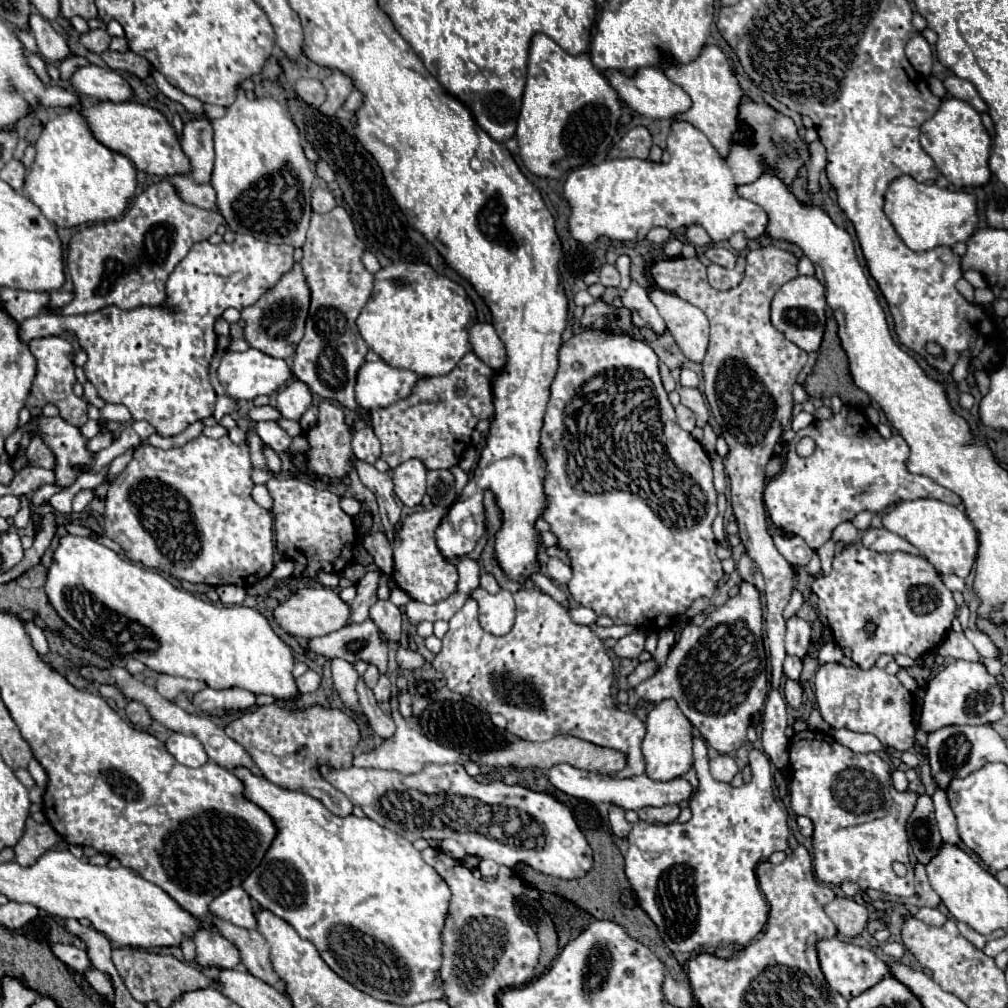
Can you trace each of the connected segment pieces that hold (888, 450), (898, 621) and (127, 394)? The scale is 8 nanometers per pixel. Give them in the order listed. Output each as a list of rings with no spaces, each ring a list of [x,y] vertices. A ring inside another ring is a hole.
[[[845,405],[831,419],[813,421],[809,427],[797,431],[791,443],[797,443],[801,437],[811,437],[817,443],[817,451],[805,459],[795,451],[789,451],[783,471],[767,483],[763,503],[769,519],[777,527],[803,537],[811,549],[819,549],[839,523],[851,521],[865,509],[879,513],[891,503],[921,497],[939,499],[951,505],[961,503],[955,493],[929,477],[911,475],[905,465],[909,457],[905,439],[897,433],[891,439],[881,439],[865,415],[851,405]]]
[[[851,543],[847,545],[835,559],[833,559],[833,569],[829,575],[819,575],[813,581],[813,593],[819,597],[817,607],[819,613],[829,619],[829,627],[833,631],[833,637],[839,647],[851,649],[851,659],[861,667],[861,669],[871,669],[877,661],[879,655],[883,653],[903,653],[911,659],[919,659],[927,651],[935,649],[945,633],[951,629],[951,621],[955,619],[955,599],[953,593],[943,585],[939,573],[933,569],[933,565],[923,559],[923,557],[913,557],[907,553],[877,553],[867,549],[861,543]],[[867,621],[877,623],[877,631],[873,637],[865,633],[865,623]]]
[[[235,235],[231,243],[211,245],[201,241],[185,255],[185,259],[175,267],[167,279],[167,307],[141,307],[133,311],[123,311],[113,307],[99,309],[87,315],[53,315],[43,313],[31,319],[25,319],[19,327],[21,341],[29,343],[35,337],[57,335],[57,331],[73,331],[79,337],[79,345],[87,353],[87,363],[83,367],[87,379],[95,385],[99,397],[107,403],[125,405],[133,419],[147,421],[155,427],[161,437],[173,437],[183,433],[191,423],[207,419],[215,409],[215,391],[209,383],[209,365],[217,349],[215,321],[223,315],[225,309],[245,309],[253,305],[261,295],[265,295],[275,283],[293,267],[293,247],[291,245],[273,245],[259,241],[251,235]]]

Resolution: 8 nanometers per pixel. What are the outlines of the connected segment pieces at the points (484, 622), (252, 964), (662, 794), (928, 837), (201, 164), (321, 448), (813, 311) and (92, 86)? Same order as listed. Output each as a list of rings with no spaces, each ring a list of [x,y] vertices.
[[[475,589],[473,599],[479,603],[479,621],[481,627],[493,635],[505,635],[513,627],[515,603],[509,591],[499,591],[497,595],[489,595],[485,589]]]
[[[209,917],[211,921],[215,921],[215,925],[221,929],[221,933],[231,939],[239,953],[241,953],[241,963],[247,967],[247,971],[255,977],[259,977],[261,981],[273,985],[277,991],[281,991],[283,995],[287,995],[287,987],[285,983],[277,977],[277,973],[273,971],[271,965],[271,951],[267,941],[261,937],[259,931],[249,931],[249,929],[241,929],[235,925],[229,925],[217,917]]]
[[[555,765],[553,769],[549,769],[549,781],[563,793],[579,797],[579,799],[587,799],[593,803],[615,803],[623,809],[641,809],[641,807],[661,807],[661,805],[671,805],[671,803],[683,803],[693,795],[693,787],[687,779],[683,777],[675,777],[671,781],[655,781],[649,779],[647,775],[639,775],[639,777],[629,777],[629,779],[615,779],[609,775],[599,775],[599,773],[589,773],[589,771],[581,771],[575,769],[571,765]]]
[[[925,793],[917,799],[915,809],[907,821],[907,837],[917,861],[921,861],[923,865],[929,863],[929,857],[933,857],[933,853],[937,853],[937,849],[941,847],[943,839],[937,829],[933,801]]]
[[[193,117],[183,127],[183,139],[181,139],[183,151],[187,153],[191,161],[191,177],[193,181],[207,183],[211,179],[213,171],[213,127],[207,117]]]
[[[323,399],[319,403],[317,423],[305,435],[305,439],[309,443],[309,449],[305,453],[307,455],[305,469],[313,475],[319,475],[319,477],[345,477],[353,469],[351,437],[353,437],[353,427],[347,425],[347,421],[343,419],[343,407]]]
[[[799,275],[785,283],[773,297],[771,303],[771,323],[777,331],[785,335],[791,343],[795,343],[803,351],[817,351],[825,331],[825,295],[823,285],[809,275]]]
[[[97,65],[77,67],[71,75],[71,85],[77,93],[97,97],[101,101],[131,101],[131,87],[129,83],[111,69],[101,69]]]

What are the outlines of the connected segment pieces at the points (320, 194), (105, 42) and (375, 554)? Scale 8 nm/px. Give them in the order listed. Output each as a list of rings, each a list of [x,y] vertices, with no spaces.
[[[317,187],[313,191],[313,199],[311,199],[311,207],[315,213],[329,213],[335,207],[335,199],[327,189]]]
[[[93,29],[93,31],[89,31],[89,33],[83,33],[83,35],[79,37],[79,41],[81,41],[81,45],[87,47],[89,51],[93,51],[93,53],[103,53],[103,51],[109,47],[111,37],[107,35],[105,29]]]
[[[369,533],[363,539],[363,547],[367,549],[367,553],[373,557],[375,565],[385,575],[393,573],[393,549],[391,549],[391,543],[387,541],[387,537],[383,533]]]

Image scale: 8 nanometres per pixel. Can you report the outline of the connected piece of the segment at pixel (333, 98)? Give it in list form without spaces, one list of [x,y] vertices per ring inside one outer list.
[[[337,69],[331,71],[331,75],[323,81],[323,85],[327,89],[327,101],[325,101],[325,105],[321,105],[319,111],[323,111],[325,115],[333,115],[345,103],[349,93],[355,89],[353,79]]]

